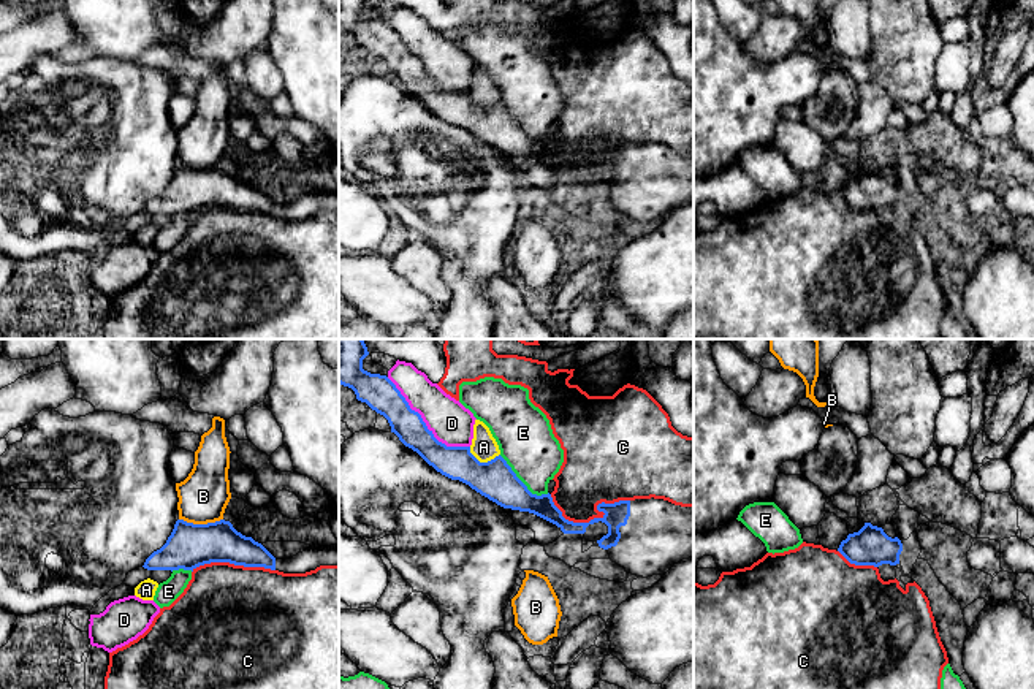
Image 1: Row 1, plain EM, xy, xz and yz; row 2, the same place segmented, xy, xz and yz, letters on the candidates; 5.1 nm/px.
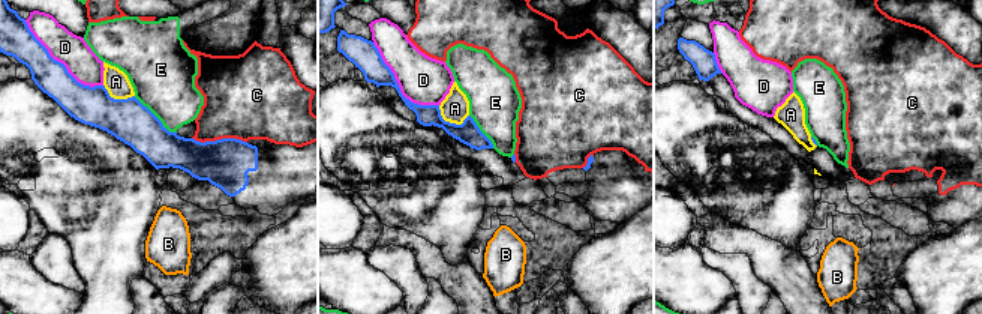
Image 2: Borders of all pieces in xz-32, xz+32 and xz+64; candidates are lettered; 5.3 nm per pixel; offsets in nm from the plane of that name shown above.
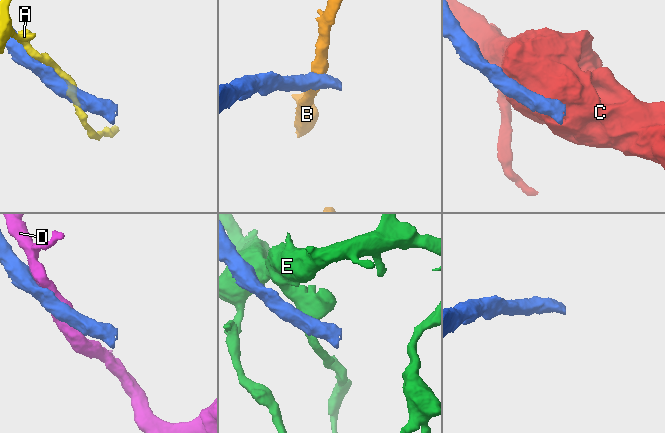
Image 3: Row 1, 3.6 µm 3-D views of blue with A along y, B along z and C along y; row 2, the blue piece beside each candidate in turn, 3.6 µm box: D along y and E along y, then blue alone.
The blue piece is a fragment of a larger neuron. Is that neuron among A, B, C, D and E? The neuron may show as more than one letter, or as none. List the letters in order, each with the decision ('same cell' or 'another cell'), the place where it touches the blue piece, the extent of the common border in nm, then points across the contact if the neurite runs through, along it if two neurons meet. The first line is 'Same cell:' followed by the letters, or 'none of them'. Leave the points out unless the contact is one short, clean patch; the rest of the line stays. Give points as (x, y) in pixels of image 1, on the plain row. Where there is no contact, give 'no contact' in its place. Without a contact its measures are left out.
Same cell: none of them
A: another cell; meets blue in xz at (483, 108); contact 170 nm long
B: another cell; meets blue in xy at (201, 170); contact 220 nm long; border along xy (179, 163), (189, 168), (214, 168), (222, 165)
C: another cell; meets blue in xz at (594, 163); contact 400 nm long; border along xz (550, 140), (574, 167), (599, 163), (602, 148), (629, 146)
D: another cell; meets blue in xz at (425, 68); contact 550 nm long
E: another cell; meets blue in xz at (521, 127); contact 320 nm long; border along xz (499, 100), (532, 138), (548, 138)

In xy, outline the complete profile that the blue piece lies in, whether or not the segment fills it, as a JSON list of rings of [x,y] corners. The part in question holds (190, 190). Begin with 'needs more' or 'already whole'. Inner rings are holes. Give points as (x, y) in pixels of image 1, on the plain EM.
needs more; [[[177,165],[166,188],[154,196],[143,212],[193,217],[211,207],[306,219],[320,211],[339,211],[339,188],[310,193],[288,204],[276,204],[261,188],[238,177],[230,166],[193,169]]]

